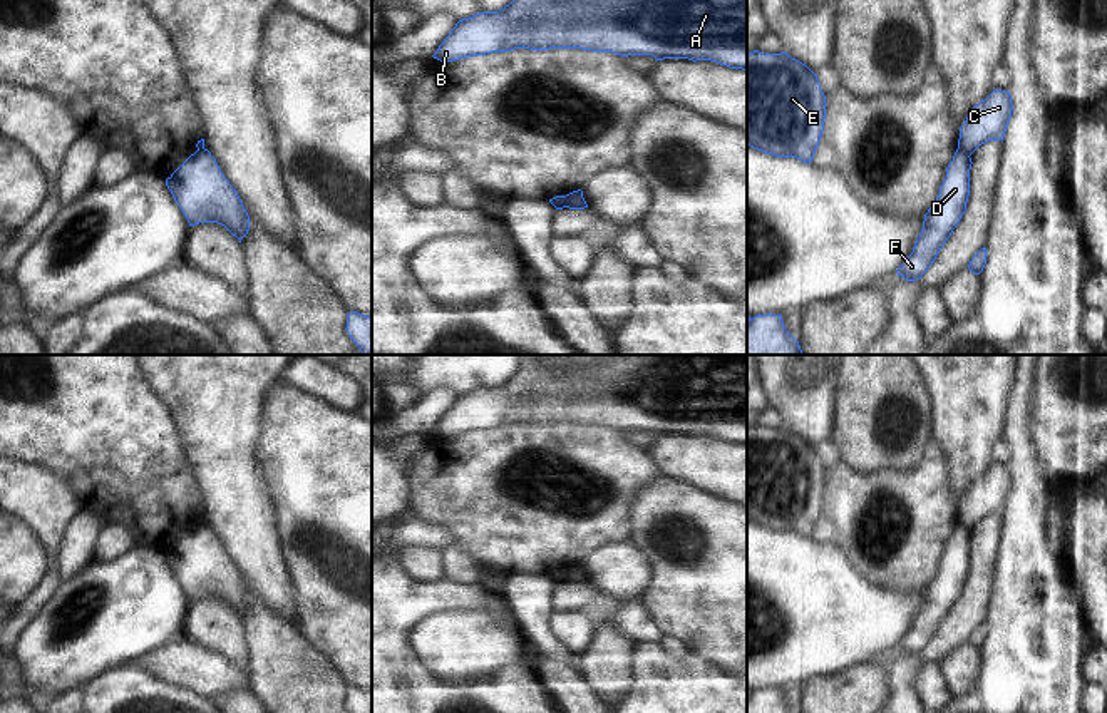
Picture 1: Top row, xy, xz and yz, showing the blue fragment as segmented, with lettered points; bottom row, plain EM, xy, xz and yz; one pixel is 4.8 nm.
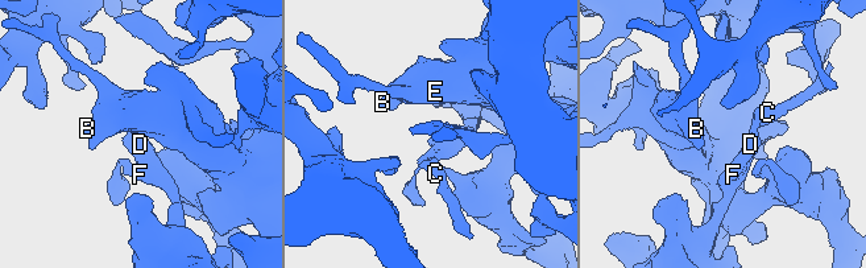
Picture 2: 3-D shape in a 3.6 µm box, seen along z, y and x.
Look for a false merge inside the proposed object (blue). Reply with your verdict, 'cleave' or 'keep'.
cleave

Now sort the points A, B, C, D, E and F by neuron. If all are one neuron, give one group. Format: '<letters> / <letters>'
A B D E F / C

